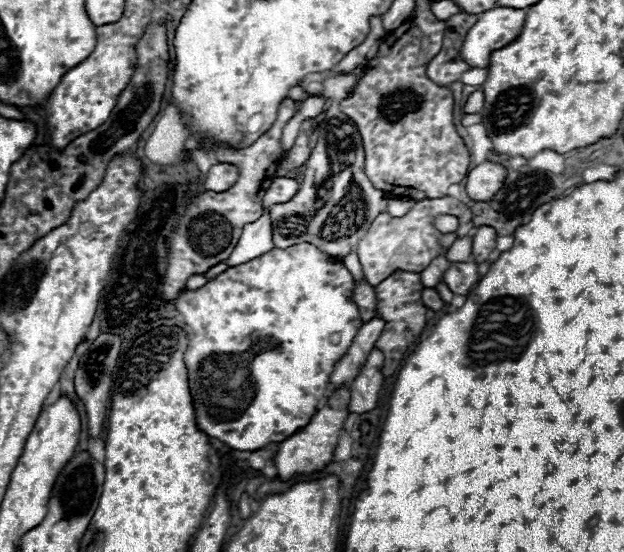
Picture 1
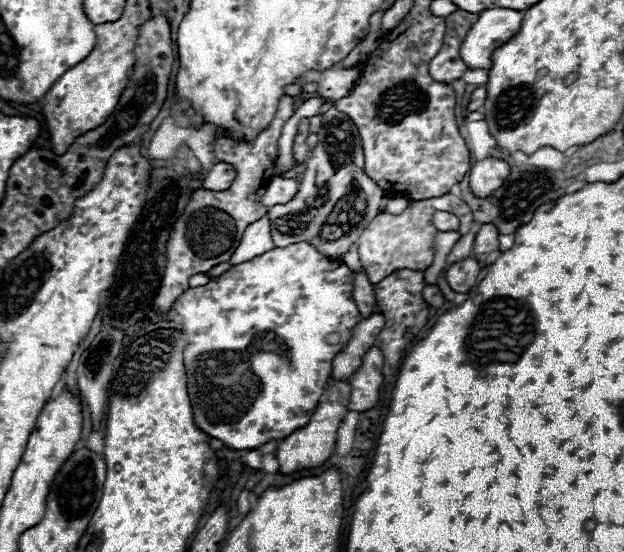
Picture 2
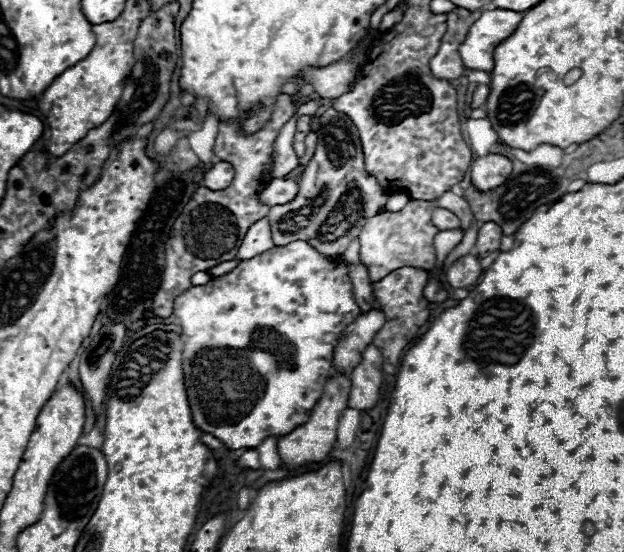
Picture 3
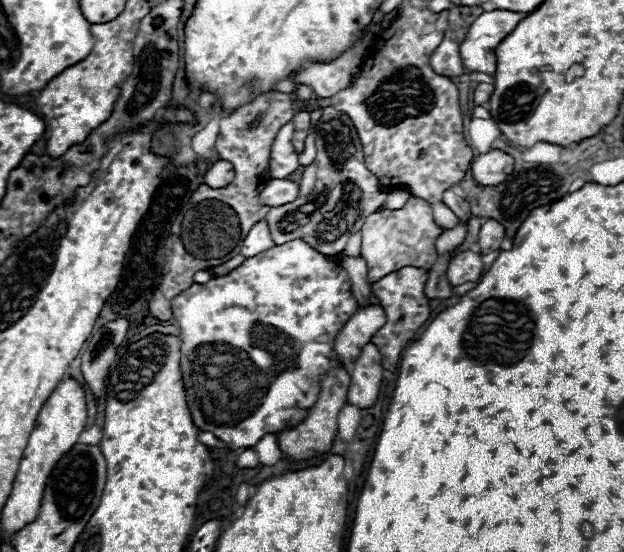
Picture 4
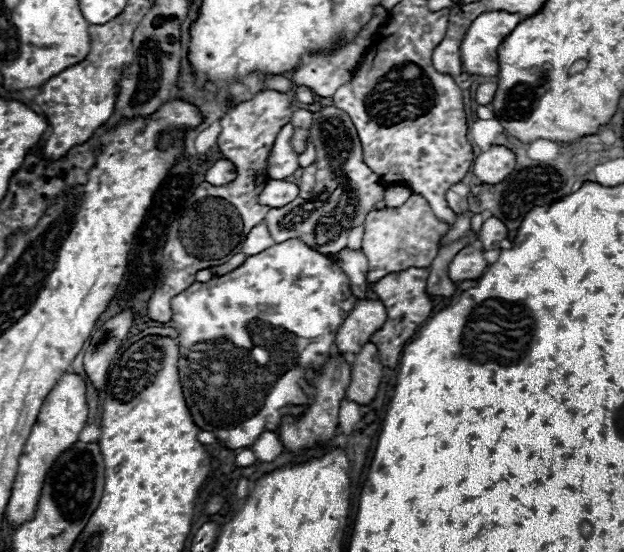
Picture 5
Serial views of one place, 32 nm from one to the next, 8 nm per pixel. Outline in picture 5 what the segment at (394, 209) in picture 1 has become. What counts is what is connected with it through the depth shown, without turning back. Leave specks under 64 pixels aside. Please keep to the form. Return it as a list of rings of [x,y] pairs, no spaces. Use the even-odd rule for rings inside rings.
[[[404,184],[388,186],[388,190],[386,190],[386,206],[388,206],[388,208],[398,208],[398,206],[402,206],[410,196],[412,196],[412,192],[410,192],[410,188],[406,188]]]

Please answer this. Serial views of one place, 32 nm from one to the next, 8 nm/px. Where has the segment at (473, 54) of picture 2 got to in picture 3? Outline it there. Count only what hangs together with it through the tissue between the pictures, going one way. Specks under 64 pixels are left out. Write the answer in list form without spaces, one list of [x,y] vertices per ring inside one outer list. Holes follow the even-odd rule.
[[[502,8],[484,10],[480,18],[470,26],[466,40],[460,46],[464,66],[468,70],[492,72],[494,48],[516,32],[522,18],[524,14],[514,10],[502,10]]]

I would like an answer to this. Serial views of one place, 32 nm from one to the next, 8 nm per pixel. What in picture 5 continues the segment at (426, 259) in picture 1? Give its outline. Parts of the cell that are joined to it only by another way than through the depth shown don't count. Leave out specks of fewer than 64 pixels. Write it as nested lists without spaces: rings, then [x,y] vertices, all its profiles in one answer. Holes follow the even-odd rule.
[[[412,194],[408,202],[400,208],[382,208],[370,212],[364,222],[362,252],[368,260],[368,282],[384,278],[390,272],[400,272],[404,268],[428,268],[438,254],[438,240],[450,230],[444,222],[438,222],[430,204]]]

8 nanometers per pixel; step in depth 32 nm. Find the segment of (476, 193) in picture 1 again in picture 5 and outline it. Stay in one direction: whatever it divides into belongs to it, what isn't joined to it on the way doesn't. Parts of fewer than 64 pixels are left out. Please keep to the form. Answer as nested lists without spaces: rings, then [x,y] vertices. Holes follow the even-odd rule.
[[[492,146],[490,150],[476,156],[472,172],[482,184],[498,184],[514,170],[514,164],[516,156],[508,148]]]

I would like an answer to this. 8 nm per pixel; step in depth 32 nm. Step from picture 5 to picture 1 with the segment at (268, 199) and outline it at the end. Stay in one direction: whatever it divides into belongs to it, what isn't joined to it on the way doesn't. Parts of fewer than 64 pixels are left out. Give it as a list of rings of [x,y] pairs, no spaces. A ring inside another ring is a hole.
[[[274,178],[270,188],[266,190],[264,198],[262,198],[262,204],[268,208],[268,206],[274,206],[274,204],[280,204],[280,202],[288,202],[292,200],[300,190],[300,184],[292,178]]]

